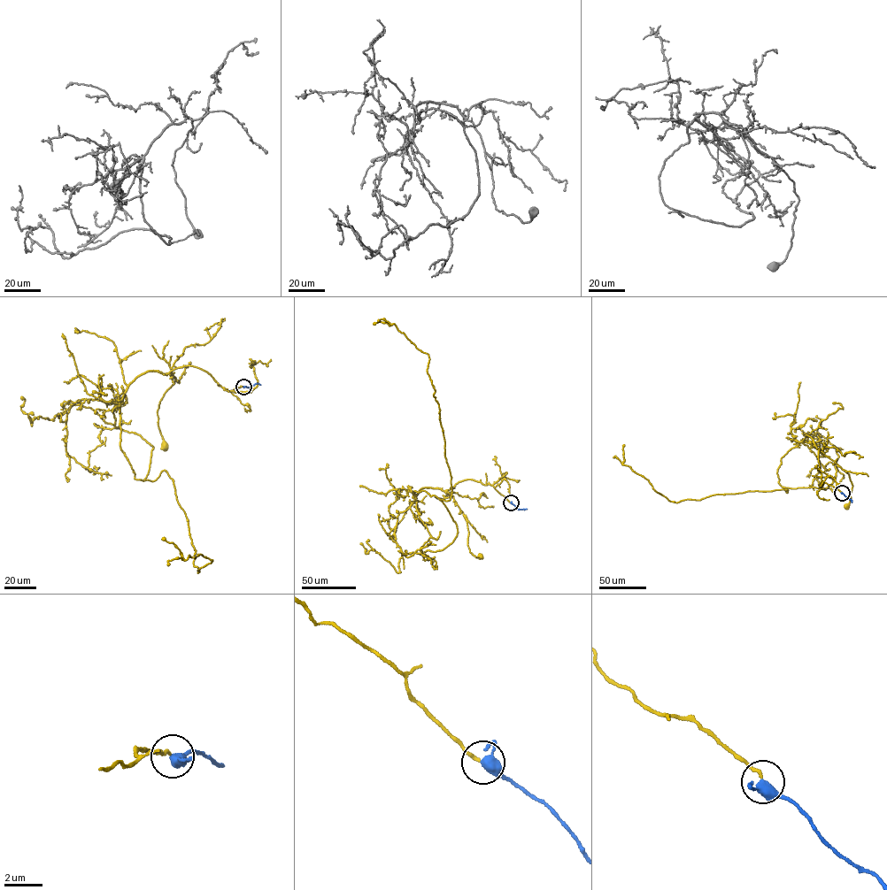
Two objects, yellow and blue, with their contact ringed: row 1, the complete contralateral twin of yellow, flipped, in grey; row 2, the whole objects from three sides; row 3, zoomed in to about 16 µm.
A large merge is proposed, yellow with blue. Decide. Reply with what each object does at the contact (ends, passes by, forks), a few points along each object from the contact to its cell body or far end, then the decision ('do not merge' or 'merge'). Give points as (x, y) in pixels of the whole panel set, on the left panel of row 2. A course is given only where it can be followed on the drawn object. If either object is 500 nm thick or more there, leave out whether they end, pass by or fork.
yellow ends; blue passes by; course yellow (243, 387), (231, 392), (195, 366), (170, 371), (174, 383), (164, 394), (158, 410), (165, 445); course blue (243, 387), (260, 385); merge

